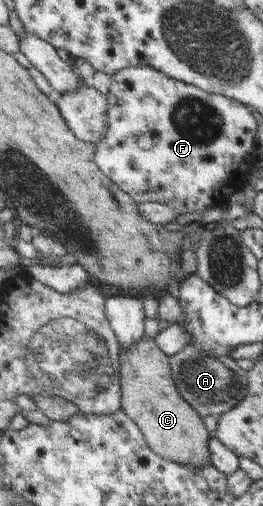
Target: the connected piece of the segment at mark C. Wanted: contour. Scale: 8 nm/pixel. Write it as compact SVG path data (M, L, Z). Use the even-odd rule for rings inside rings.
M146 337L144 341L131 347L129 350L121 350L120 359L123 361L123 410L143 433L150 449L162 459L174 461L174 463L199 468L201 464L210 463L209 443L212 434L207 432L207 425L199 413L179 394L177 384L174 383L173 373L170 367L170 357L158 347L155 339Z

